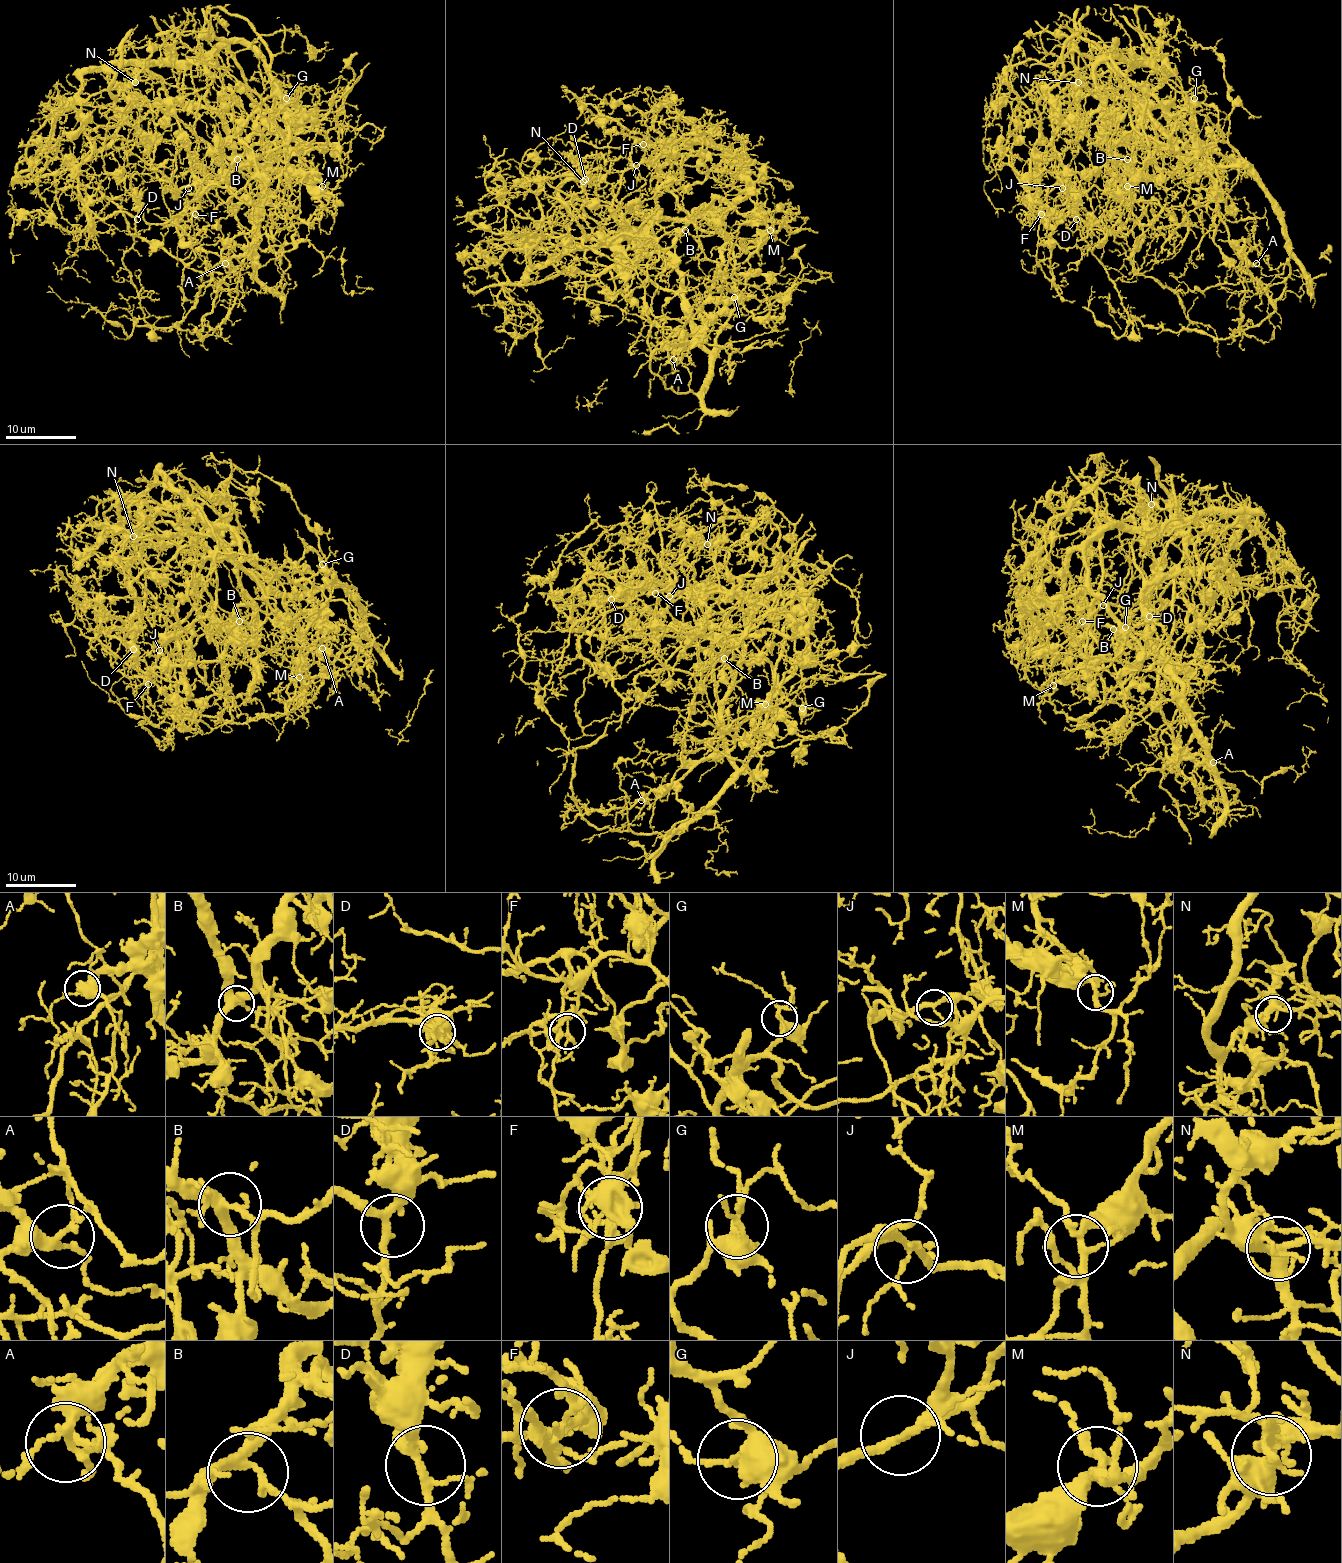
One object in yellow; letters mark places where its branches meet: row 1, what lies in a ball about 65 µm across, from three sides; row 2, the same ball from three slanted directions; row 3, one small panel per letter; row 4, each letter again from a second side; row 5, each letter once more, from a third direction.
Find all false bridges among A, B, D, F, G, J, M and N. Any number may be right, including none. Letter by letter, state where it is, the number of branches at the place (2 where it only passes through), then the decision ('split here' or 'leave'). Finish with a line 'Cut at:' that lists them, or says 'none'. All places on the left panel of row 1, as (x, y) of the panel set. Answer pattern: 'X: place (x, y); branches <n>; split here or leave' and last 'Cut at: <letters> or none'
A: place (225, 263); branches 4; leave
B: place (237, 159); branches 4; leave
D: place (137, 219); branches 4; leave
F: place (195, 214); branches 4; split here
G: place (286, 98); branches 6; leave
J: place (188, 188); branches 3; leave
M: place (322, 186); branches 4; leave
N: place (135, 82); branches 5; leave
Cut at: F

